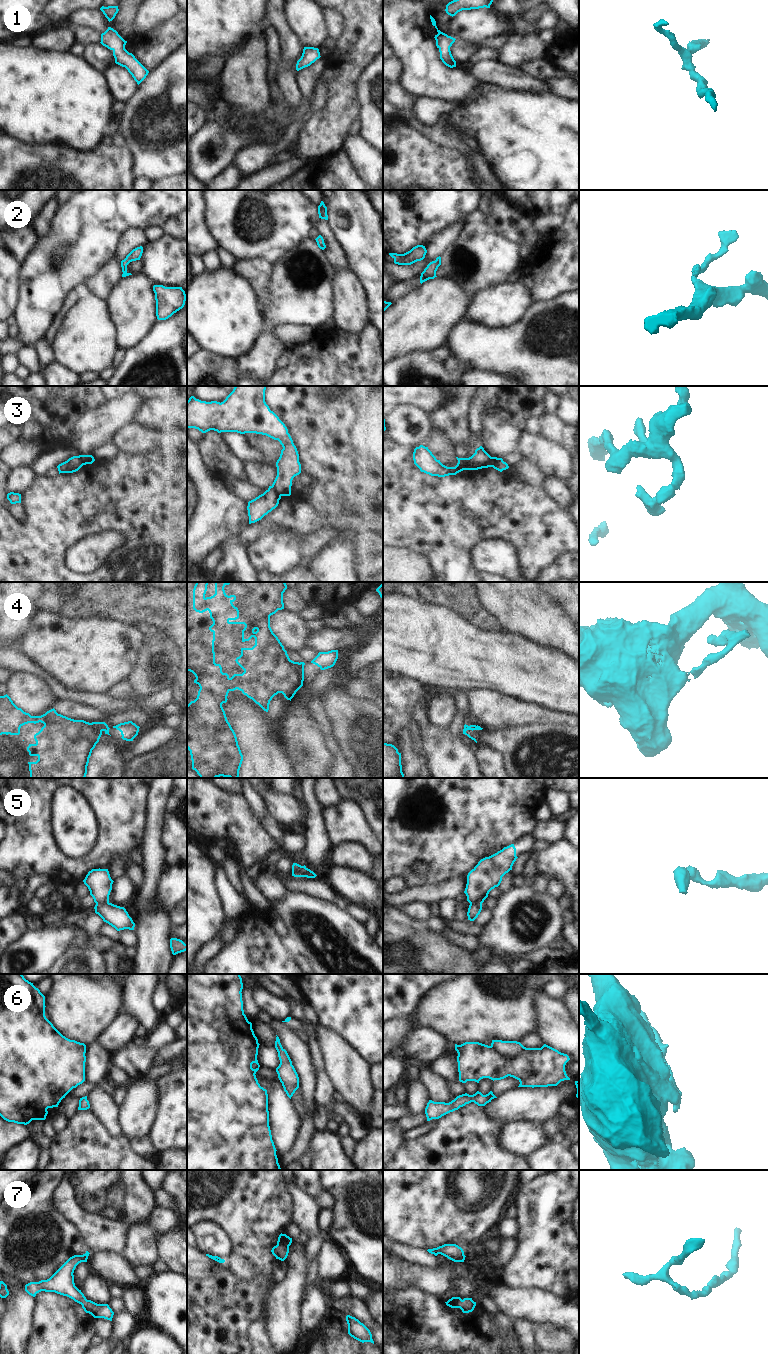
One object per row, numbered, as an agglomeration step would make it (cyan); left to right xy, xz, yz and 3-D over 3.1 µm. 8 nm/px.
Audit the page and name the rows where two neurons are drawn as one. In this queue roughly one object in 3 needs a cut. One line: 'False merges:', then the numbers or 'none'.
False merges: 3, 4

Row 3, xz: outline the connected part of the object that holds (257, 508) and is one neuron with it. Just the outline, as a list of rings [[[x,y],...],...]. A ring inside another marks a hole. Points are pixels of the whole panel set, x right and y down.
[[[269,486],[269,488],[255,499],[248,502],[247,510],[249,516],[249,524],[261,520],[265,515],[275,509],[281,496],[276,490]]]

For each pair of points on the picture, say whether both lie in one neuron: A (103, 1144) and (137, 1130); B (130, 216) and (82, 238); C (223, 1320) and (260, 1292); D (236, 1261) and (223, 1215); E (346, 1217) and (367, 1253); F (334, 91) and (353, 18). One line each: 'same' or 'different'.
A: different
B: same
C: same
D: same
E: same
F: same

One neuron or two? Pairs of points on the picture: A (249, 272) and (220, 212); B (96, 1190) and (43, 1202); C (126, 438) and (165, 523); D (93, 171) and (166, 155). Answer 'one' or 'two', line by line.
A: two
B: two
C: two
D: two

